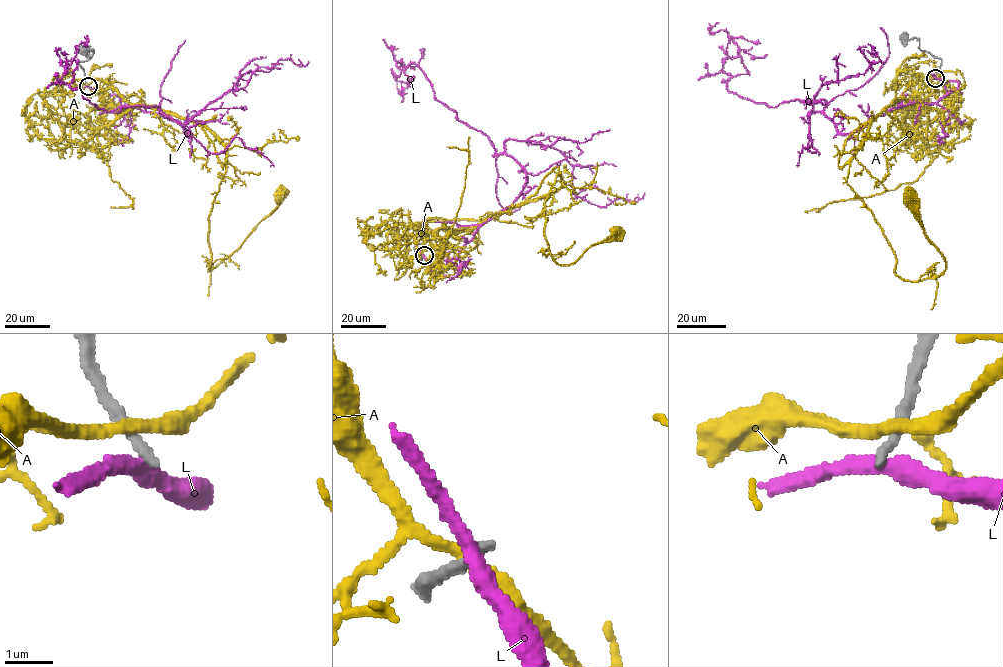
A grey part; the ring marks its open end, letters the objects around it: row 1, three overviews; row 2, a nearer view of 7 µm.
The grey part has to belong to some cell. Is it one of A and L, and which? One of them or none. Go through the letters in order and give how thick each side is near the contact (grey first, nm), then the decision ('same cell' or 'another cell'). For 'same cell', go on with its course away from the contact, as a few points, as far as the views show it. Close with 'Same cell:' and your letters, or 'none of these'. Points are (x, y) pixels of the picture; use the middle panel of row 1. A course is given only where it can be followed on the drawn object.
A: 320 nm thick on the grey side, 280 nm on the other; another cell
L: 240 nm thick on the grey side, 360 nm on the other; another cell
Same cell: none of these

